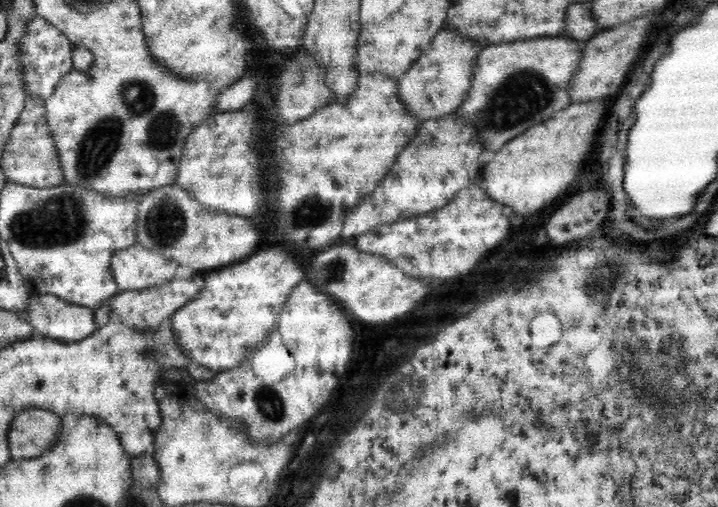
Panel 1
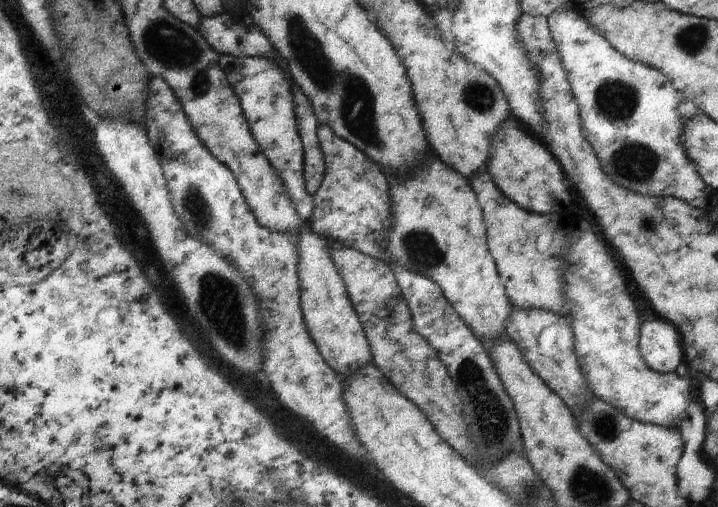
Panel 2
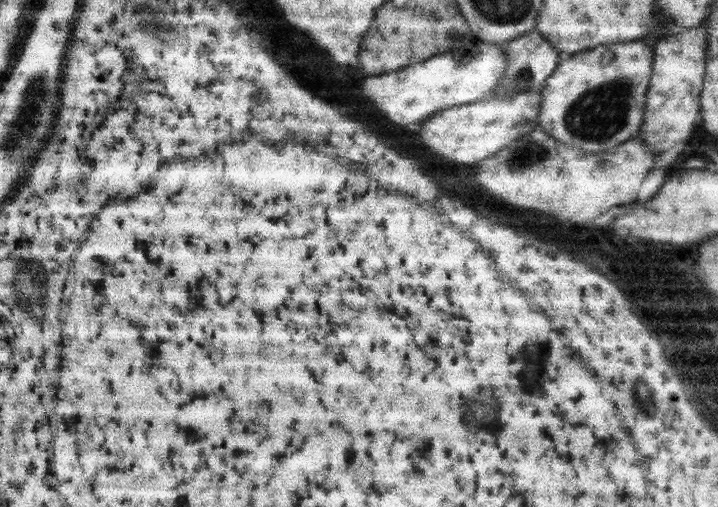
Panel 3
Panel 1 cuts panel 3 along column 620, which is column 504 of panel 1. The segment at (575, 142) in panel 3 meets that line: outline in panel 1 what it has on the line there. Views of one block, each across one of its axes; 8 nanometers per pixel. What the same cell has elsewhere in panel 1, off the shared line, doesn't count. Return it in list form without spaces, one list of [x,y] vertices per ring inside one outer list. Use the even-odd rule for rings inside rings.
[[[565,34],[483,48],[476,61],[473,85],[457,113],[476,126],[485,148],[496,152],[510,138],[548,120],[556,110],[570,104],[568,84],[577,73],[580,58],[579,43]]]

